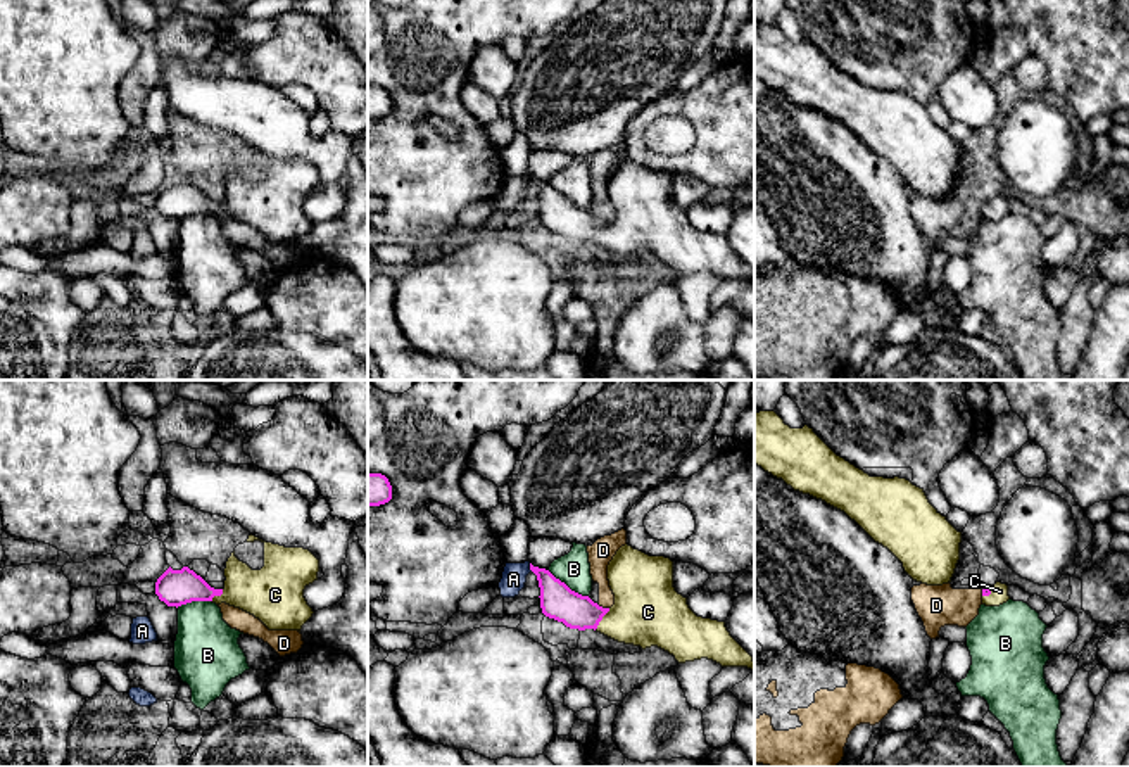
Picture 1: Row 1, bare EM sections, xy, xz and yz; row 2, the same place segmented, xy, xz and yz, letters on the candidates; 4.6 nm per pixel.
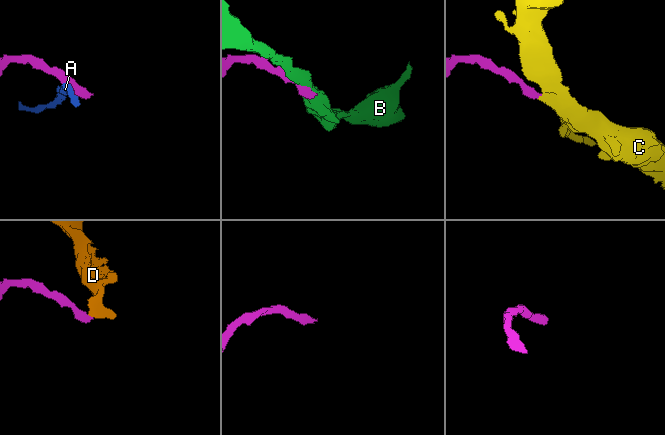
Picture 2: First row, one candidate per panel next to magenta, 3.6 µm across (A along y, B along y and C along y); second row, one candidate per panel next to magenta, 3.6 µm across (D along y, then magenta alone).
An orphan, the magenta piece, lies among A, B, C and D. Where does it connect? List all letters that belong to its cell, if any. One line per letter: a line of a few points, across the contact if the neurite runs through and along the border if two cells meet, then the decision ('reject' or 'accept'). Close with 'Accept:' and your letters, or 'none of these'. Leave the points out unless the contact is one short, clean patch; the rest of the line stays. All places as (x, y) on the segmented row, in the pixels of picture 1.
A: reject
B: reject
C: line xz (558, 602), (601, 619), (636, 619), (648, 612); accept
D: line xz (598, 605), (608, 608); reject
Accept: C

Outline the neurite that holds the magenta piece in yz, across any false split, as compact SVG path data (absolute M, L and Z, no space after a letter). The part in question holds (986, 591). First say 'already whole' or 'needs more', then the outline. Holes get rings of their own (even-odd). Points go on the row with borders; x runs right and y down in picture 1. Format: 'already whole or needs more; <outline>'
needs more; M996 582L994 586L986 586L982 589L982 605L986 606L1000 606L1010 599L1008 586Z

